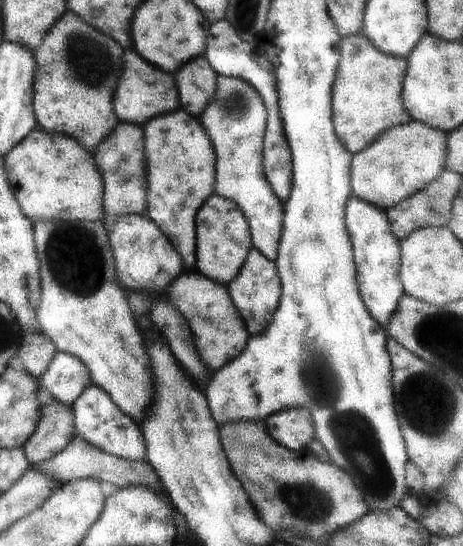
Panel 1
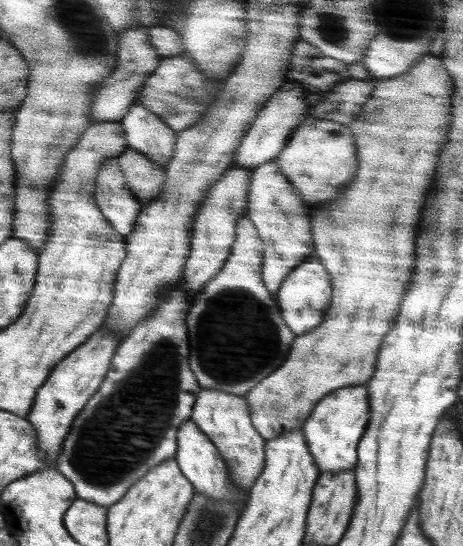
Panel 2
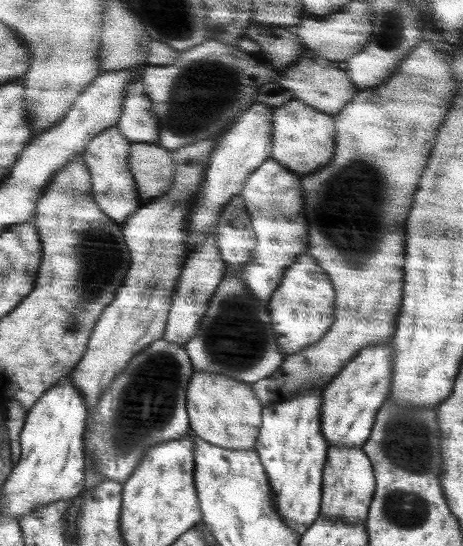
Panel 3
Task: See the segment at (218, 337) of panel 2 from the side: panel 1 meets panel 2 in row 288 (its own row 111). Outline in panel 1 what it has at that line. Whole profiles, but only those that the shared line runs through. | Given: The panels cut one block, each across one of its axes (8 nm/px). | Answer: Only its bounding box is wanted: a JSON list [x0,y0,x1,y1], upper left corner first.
[198,78,285,260]

